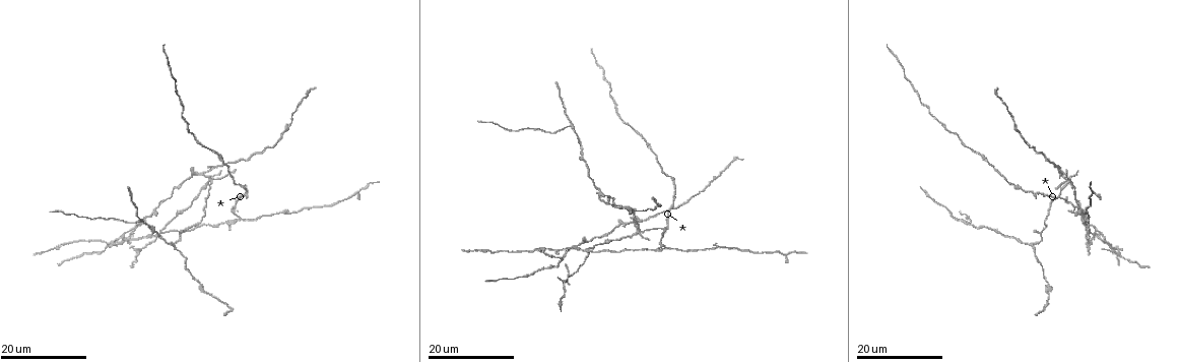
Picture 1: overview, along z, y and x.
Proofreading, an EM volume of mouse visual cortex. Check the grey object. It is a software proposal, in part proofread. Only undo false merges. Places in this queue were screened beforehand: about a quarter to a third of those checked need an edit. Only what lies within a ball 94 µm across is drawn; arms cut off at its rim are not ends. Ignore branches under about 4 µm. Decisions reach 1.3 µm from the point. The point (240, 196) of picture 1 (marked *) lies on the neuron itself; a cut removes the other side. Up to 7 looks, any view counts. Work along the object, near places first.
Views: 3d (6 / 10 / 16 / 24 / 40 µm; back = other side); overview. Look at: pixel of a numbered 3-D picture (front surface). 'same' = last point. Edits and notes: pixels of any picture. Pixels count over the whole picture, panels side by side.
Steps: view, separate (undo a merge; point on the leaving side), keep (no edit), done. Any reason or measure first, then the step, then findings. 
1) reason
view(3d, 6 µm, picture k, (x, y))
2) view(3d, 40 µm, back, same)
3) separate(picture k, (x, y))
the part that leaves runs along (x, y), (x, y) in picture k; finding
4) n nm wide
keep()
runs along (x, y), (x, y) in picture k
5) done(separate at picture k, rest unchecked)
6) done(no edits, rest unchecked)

thick turns thin
view(3d, 24 µm, picture 1, (1059, 198))

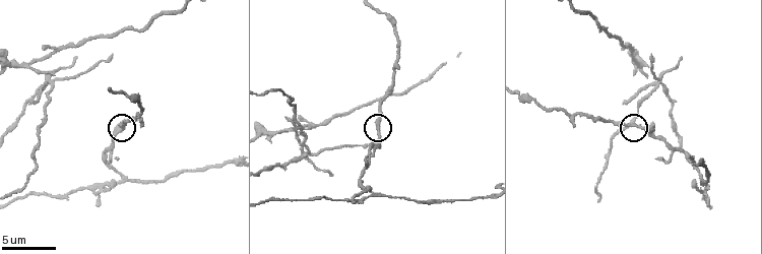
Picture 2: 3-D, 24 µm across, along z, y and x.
view(3d, 6 µm, picture 2, (641, 128))

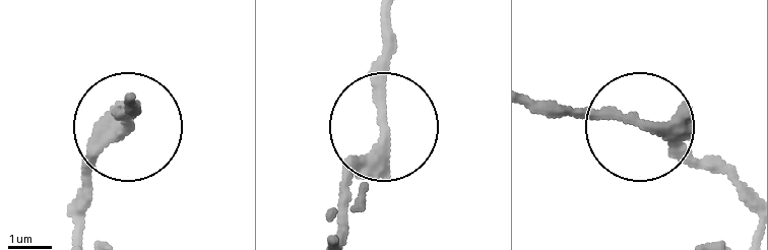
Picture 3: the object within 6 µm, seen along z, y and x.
keep()
runs along (538, 104), (644, 122), (750, 198) in picture 3; all the same neuron

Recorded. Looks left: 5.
three-way junction
view(3d, 16 µm, picture 1, (353, 195))

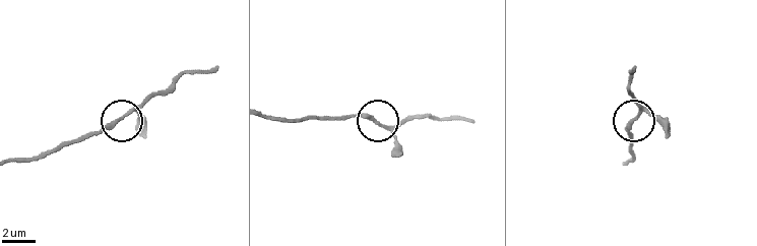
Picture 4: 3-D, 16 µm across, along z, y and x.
view(3d, 10 µm, picture 4, (377, 124))

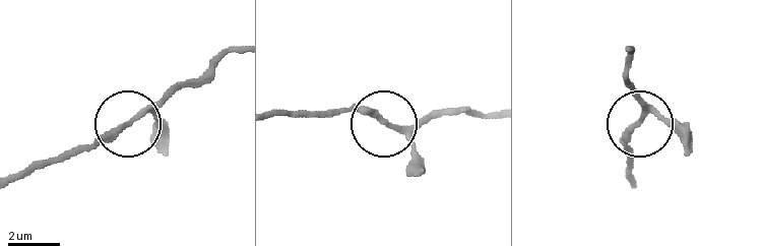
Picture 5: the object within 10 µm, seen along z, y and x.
view(3d, 10 µm, back, picture 5, (636, 124))

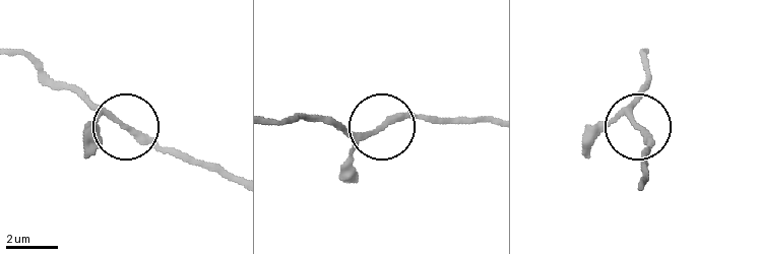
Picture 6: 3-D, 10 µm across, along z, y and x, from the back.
3 arms
keep()
runs along (493, 120), (394, 118), (369, 131), (331, 124) in picture 6; all the same neuron

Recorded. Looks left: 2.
a fork
view(3d, 16 µm, picture 1, (539, 248))

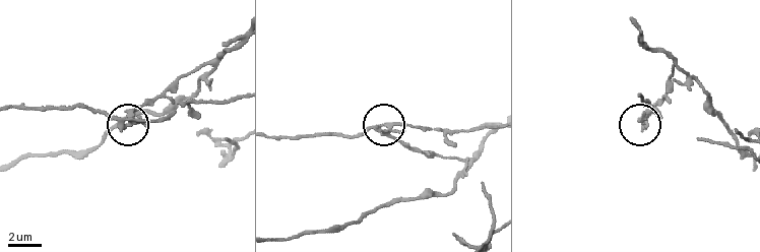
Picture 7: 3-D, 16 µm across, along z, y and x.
view(3d, 10 µm, picture 7, (387, 131))

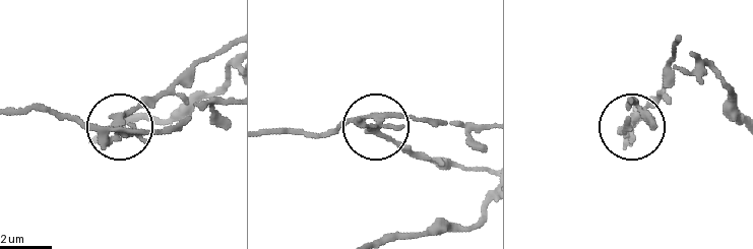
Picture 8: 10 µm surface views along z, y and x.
side arm 21 µm
separate(picture 8, (131, 110))
the part that leaves runs along (109, 136), (133, 112), (231, 49) in picture 8; a second neuron is stuck on

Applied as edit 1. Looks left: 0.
done(separate at picture 8, rest unchecked)

